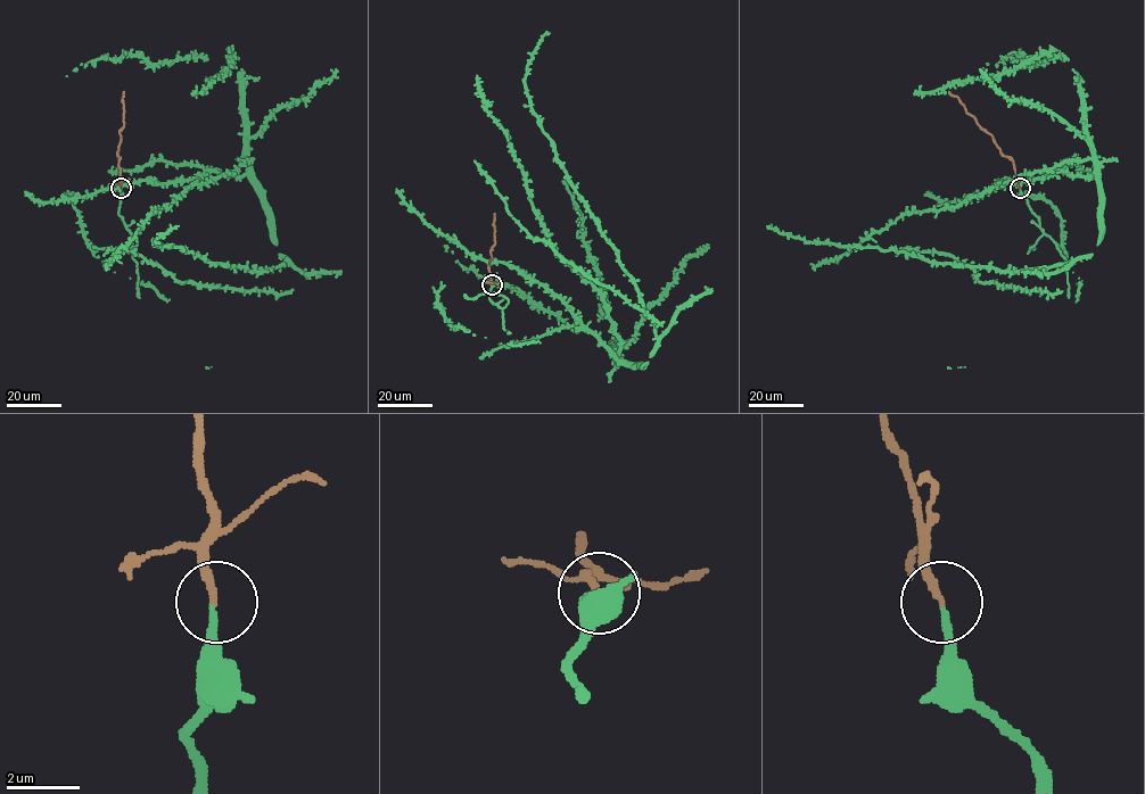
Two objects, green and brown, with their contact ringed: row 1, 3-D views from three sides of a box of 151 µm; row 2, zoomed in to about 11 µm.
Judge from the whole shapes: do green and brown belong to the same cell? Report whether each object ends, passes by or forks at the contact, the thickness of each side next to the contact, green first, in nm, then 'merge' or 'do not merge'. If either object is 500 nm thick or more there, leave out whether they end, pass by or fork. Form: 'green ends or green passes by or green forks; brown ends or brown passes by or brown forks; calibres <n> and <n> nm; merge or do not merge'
green ends; brown ends; calibres 190 and 190 nm; merge

